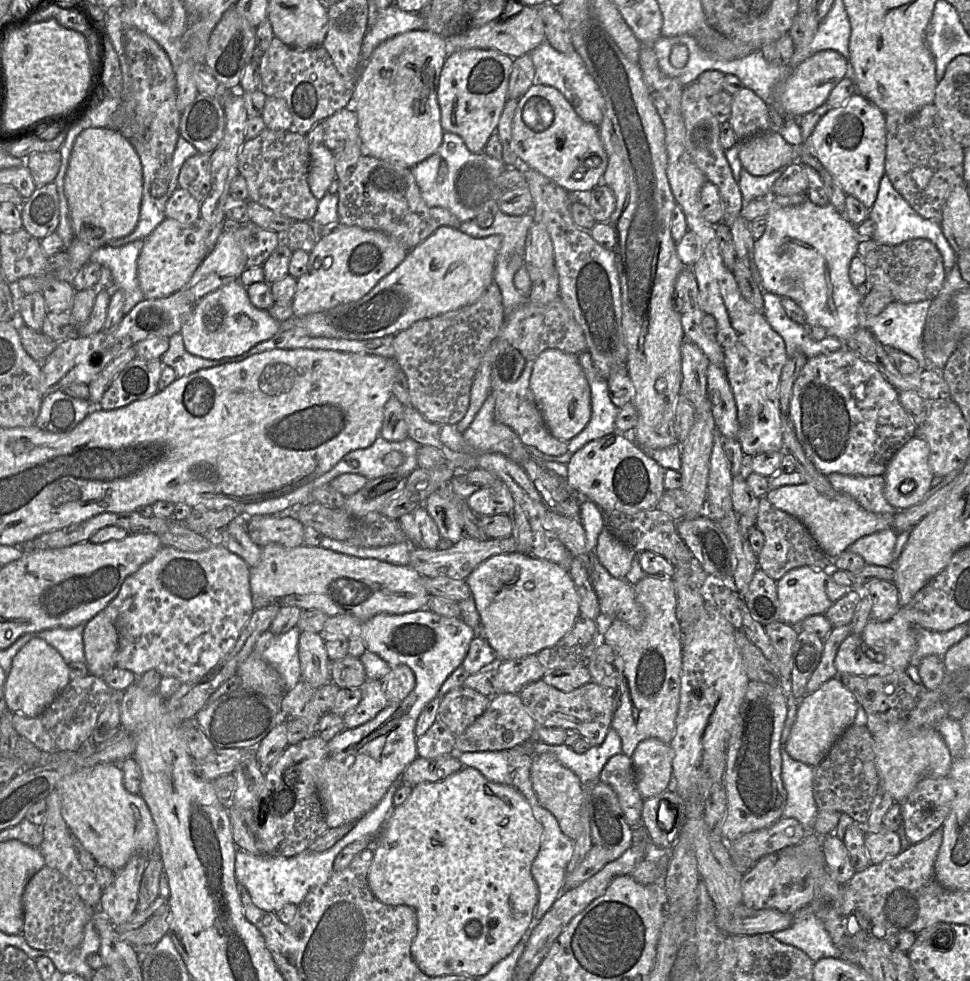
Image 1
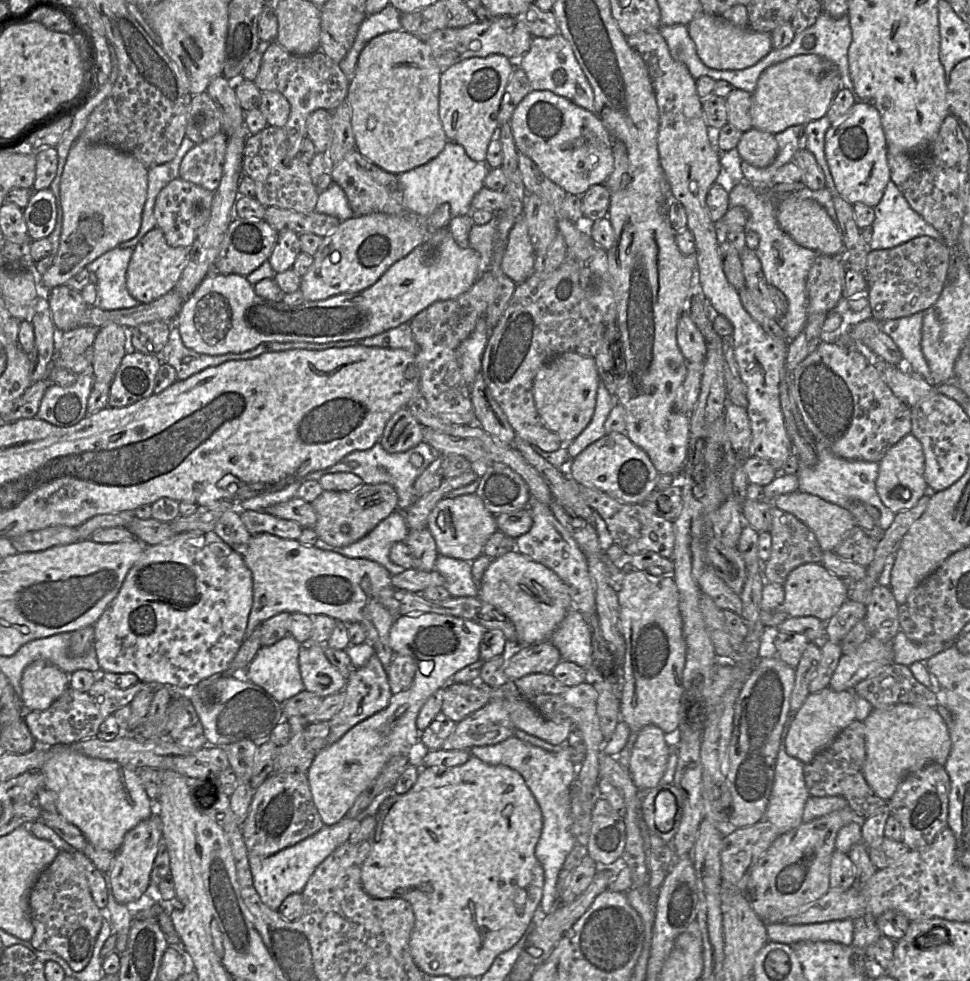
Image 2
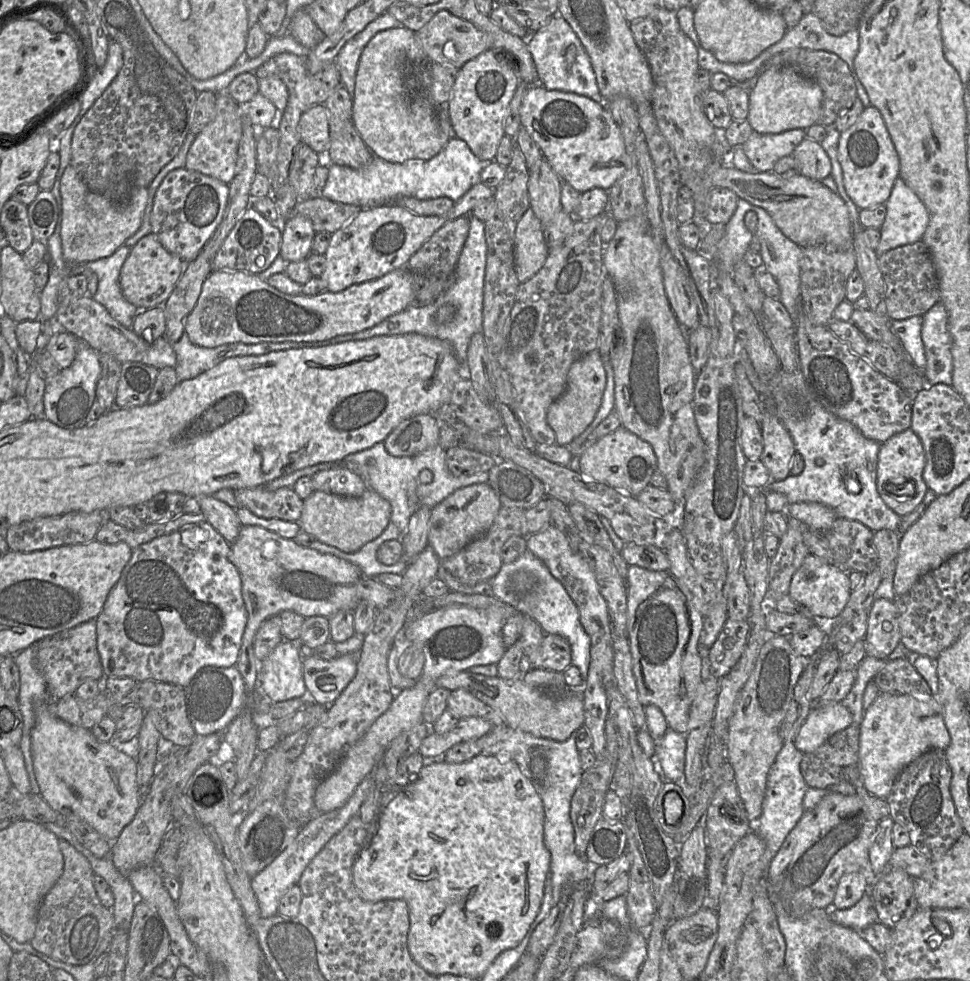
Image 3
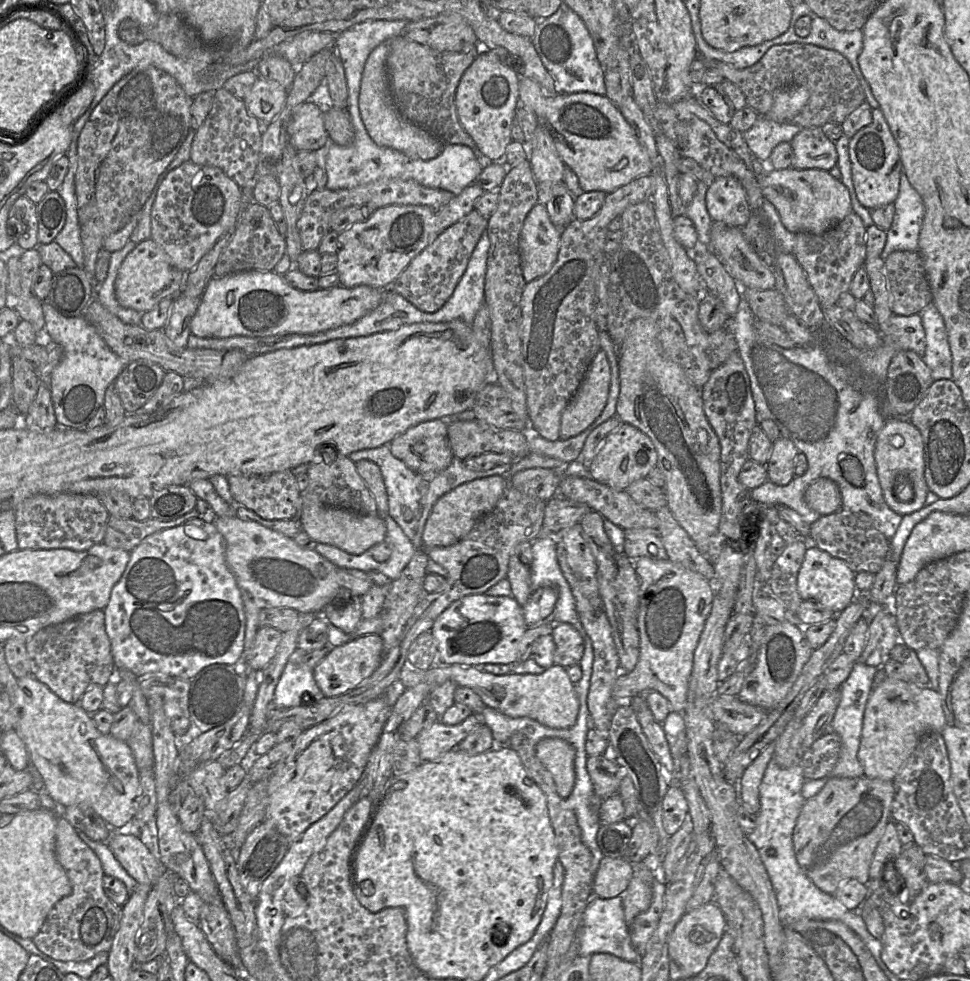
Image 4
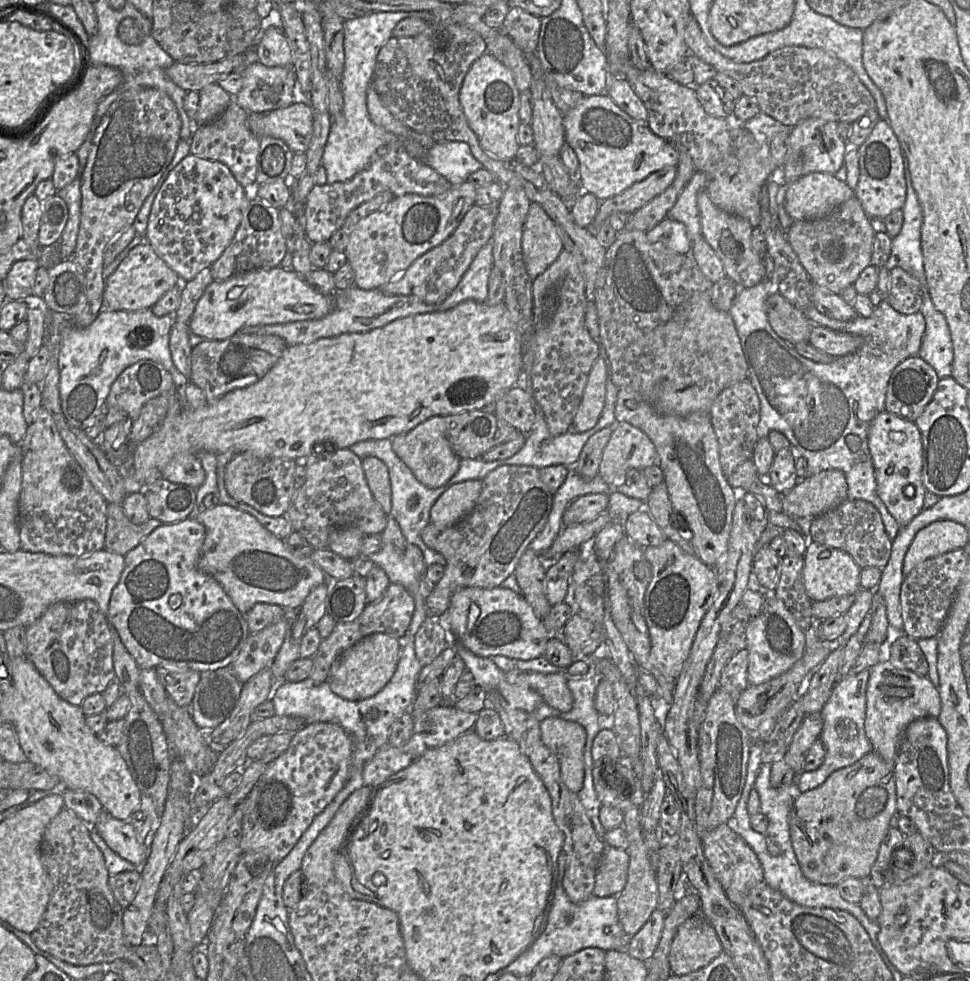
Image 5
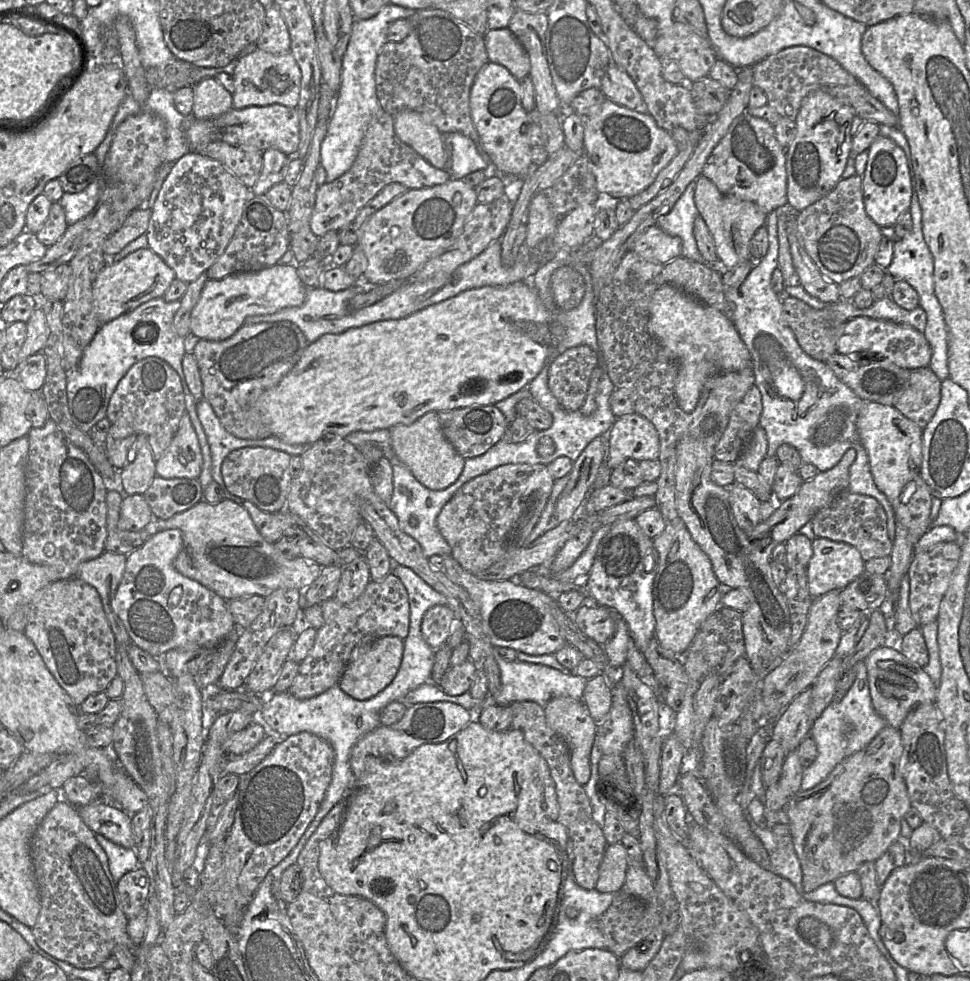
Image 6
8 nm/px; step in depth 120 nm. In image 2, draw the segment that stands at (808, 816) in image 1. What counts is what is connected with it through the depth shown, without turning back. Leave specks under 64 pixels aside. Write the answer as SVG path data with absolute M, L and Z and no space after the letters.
M789 714L784 726L780 749L776 761L774 785L770 795L769 803L765 812L765 818L774 824L781 834L798 827L803 822L805 804L810 796L804 779L804 763L790 756L786 750L786 737L795 714Z

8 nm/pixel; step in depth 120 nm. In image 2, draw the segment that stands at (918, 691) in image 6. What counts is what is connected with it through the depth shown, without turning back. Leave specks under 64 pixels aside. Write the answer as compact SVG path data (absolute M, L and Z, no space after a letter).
M898 704L888 709L873 709L864 720L866 760L863 773L874 792L889 801L901 781L930 763L945 765L952 747L945 720L936 708Z

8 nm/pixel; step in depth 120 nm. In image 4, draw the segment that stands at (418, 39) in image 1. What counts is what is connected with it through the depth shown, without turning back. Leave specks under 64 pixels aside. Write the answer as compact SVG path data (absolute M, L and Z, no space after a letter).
M384 41L369 54L362 73L359 91L359 111L371 139L381 147L398 150L411 158L431 160L444 149L444 143L425 129L409 122L397 110L388 85L386 59L389 41Z

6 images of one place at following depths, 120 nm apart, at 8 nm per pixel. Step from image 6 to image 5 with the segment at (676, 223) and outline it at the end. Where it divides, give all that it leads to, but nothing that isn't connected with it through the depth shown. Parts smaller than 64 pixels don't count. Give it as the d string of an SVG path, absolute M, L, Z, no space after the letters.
M695 172L679 195L676 204L667 214L668 219L684 224L688 238L692 244L702 237L697 195L699 191L706 189L707 185L708 178L706 174Z

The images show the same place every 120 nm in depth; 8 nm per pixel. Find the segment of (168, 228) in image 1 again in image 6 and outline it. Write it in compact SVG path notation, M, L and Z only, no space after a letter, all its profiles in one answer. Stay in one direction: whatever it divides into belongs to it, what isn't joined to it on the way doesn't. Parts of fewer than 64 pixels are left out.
M138 249L117 263L109 264L93 284L93 304L97 321L105 324L141 304L161 298L176 279L175 272L151 249Z

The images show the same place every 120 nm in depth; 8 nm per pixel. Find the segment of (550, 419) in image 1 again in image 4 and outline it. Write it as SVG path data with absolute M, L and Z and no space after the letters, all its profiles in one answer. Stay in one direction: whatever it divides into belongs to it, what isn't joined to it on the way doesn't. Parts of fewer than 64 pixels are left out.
M600 349L562 412L560 439L580 434L600 416L607 402L610 376L609 361L604 350Z

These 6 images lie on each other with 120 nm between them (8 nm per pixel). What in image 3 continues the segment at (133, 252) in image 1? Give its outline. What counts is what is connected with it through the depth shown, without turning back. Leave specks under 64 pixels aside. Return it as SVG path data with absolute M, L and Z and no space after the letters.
M122 245L110 256L86 263L69 264L69 276L83 274L85 270L92 270L97 275L98 287L93 299L126 328L131 328L139 312L136 306L124 298L119 283L120 271L130 250L130 247Z

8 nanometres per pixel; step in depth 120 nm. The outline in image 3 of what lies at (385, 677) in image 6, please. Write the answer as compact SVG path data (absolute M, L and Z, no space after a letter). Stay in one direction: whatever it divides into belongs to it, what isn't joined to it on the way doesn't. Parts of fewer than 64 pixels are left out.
M303 650L303 678L307 700L323 706L331 705L348 686L357 672L358 654L341 654L332 660L323 660Z

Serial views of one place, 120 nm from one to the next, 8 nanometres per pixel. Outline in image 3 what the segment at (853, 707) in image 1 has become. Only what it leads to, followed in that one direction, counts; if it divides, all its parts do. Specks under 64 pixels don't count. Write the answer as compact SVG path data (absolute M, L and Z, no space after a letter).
M814 703L794 740L803 754L815 751L835 733L853 723L851 712L841 703Z

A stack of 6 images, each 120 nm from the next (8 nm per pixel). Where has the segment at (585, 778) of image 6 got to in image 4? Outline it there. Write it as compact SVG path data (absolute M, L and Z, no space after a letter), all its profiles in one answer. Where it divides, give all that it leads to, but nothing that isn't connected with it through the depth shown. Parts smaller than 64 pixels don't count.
M544 738L535 746L538 759L552 774L557 793L566 799L575 784L575 749L560 738Z

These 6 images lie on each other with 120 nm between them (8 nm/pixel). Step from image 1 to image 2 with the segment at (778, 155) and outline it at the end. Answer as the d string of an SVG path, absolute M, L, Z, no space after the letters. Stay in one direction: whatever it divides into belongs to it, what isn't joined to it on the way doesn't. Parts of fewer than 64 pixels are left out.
M752 128L742 134L736 149L742 160L764 168L775 160L779 147L774 134Z

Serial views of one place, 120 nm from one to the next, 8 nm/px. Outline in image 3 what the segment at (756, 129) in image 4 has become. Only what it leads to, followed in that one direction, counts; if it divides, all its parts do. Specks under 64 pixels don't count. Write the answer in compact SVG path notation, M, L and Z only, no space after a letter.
M800 128L778 134L754 132L742 145L742 150L756 172L768 172L780 158L792 155L804 138L805 130Z

